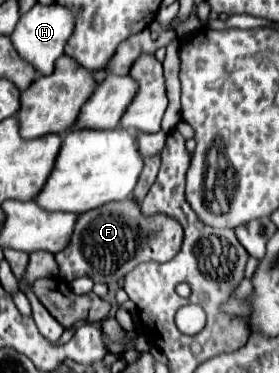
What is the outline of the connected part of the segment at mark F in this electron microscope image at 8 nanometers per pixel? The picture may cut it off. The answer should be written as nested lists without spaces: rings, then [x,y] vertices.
[[[133,196],[113,204],[103,204],[103,208],[93,208],[77,216],[71,242],[65,250],[55,254],[59,264],[59,276],[67,282],[89,276],[93,282],[113,284],[123,280],[137,264],[143,262],[167,262],[171,260],[183,242],[183,228],[171,216],[143,216],[139,204]]]

